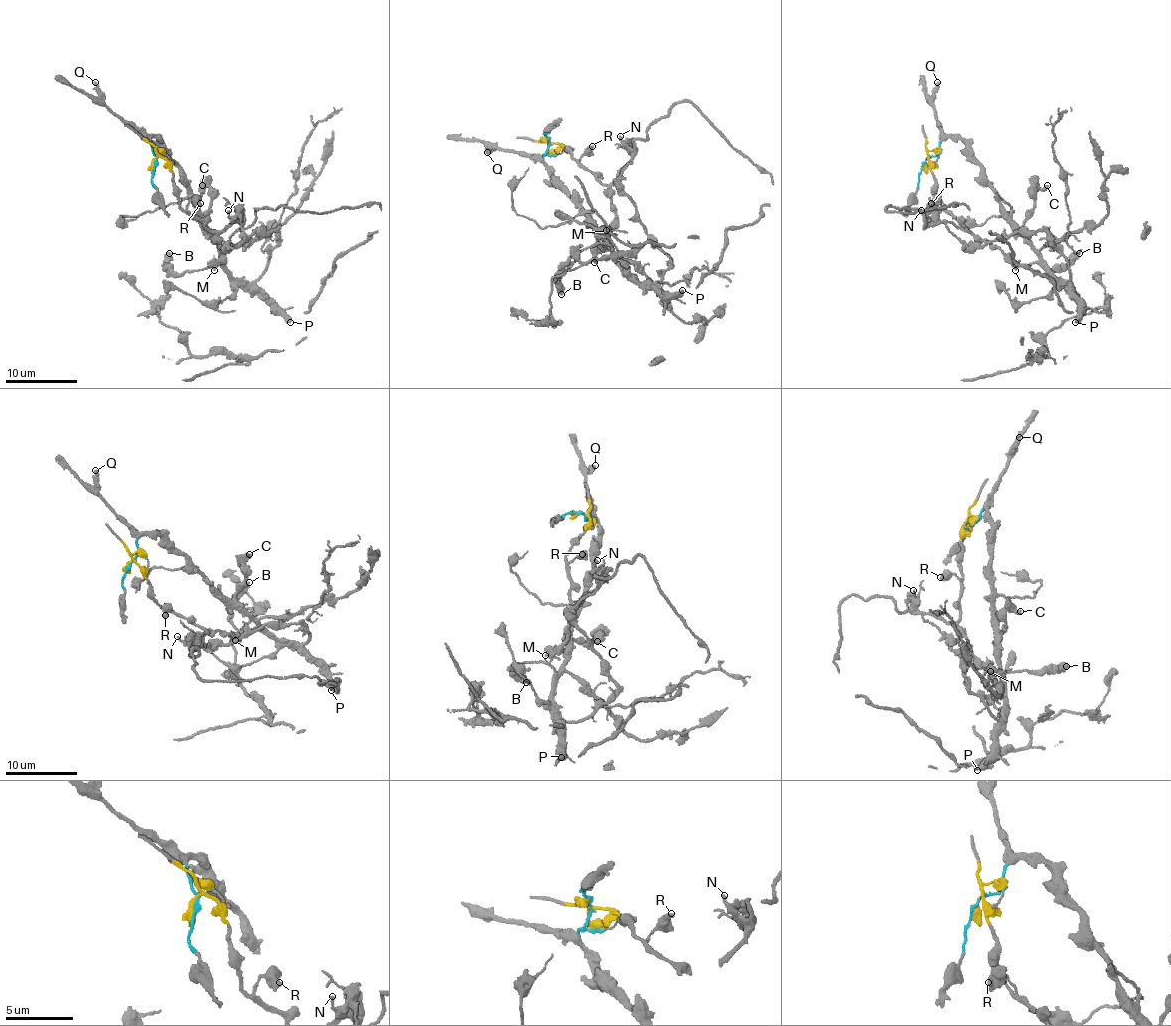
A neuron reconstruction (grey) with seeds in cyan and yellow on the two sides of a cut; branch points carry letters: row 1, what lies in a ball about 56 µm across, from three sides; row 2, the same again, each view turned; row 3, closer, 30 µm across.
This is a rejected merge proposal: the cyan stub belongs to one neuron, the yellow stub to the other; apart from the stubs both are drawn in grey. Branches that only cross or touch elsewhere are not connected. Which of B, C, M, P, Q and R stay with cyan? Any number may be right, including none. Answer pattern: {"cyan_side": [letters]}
{"cyan_side": ["B", "C", "P", "Q"]}

